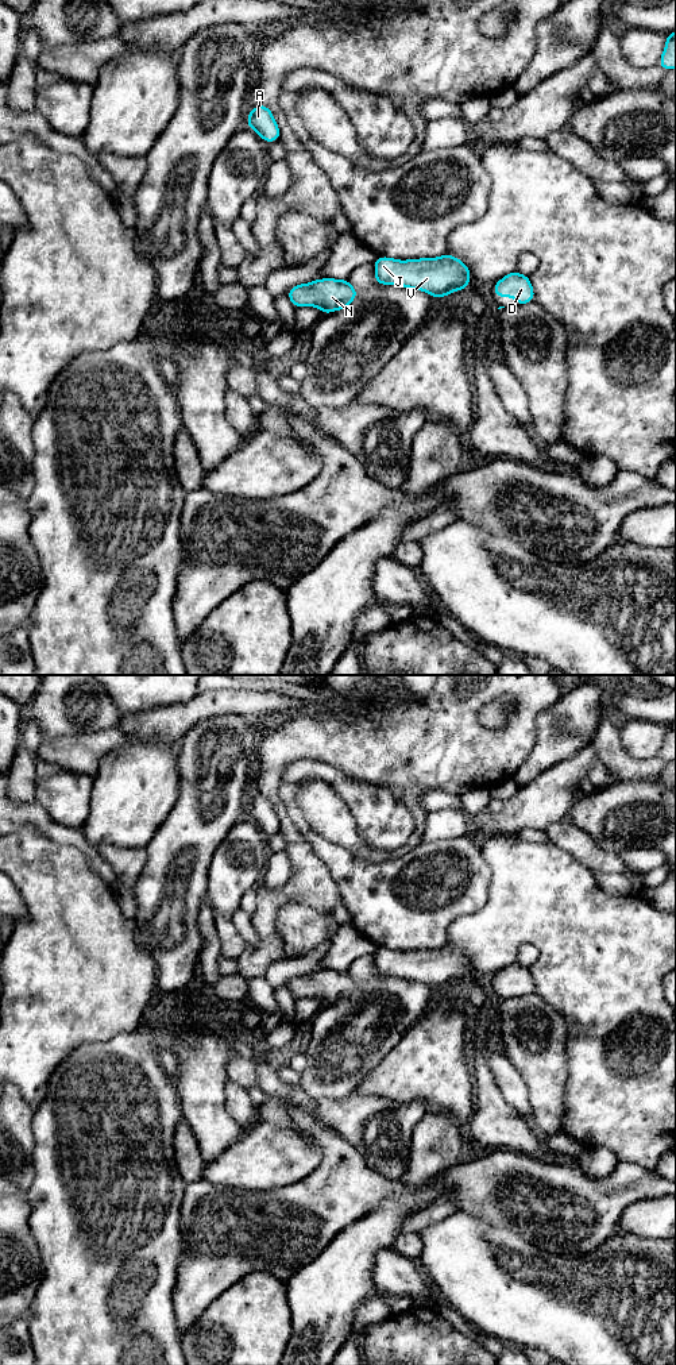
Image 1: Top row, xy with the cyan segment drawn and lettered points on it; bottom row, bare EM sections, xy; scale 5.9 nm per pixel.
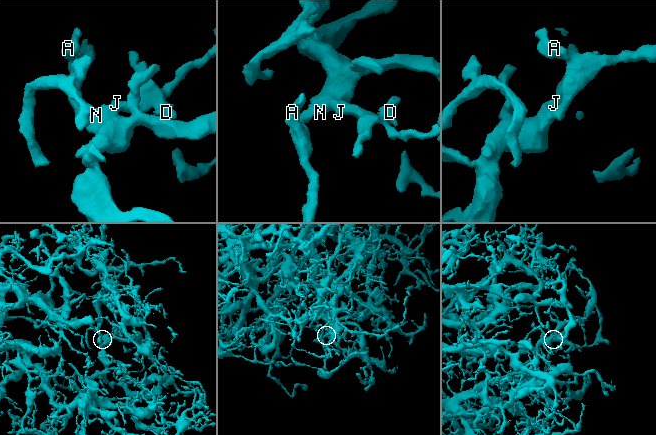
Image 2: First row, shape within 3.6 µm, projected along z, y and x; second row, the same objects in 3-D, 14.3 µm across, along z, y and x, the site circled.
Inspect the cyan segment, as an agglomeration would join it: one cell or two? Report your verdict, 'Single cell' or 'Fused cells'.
Single cell

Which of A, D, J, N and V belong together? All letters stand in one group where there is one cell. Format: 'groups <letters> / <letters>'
groups A D J N V

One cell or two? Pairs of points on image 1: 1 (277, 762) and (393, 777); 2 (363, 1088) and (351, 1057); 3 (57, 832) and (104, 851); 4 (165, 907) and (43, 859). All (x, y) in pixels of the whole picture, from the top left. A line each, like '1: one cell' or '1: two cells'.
1: one cell
2: two cells
3: two cells
4: two cells

